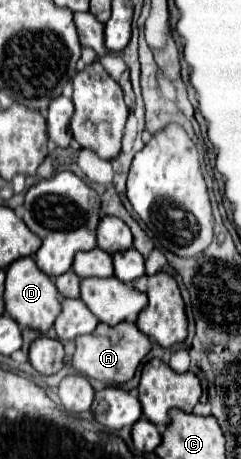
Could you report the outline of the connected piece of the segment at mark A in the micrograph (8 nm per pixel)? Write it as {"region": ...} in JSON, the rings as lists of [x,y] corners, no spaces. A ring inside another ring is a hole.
{"region":[[[127,320],[119,326],[107,326],[101,322],[91,334],[75,338],[75,344],[77,344],[77,350],[71,360],[73,368],[81,376],[95,378],[107,384],[125,384],[127,380],[131,380],[135,376],[137,366],[151,350],[149,338],[143,332],[139,332],[139,328],[133,322],[127,322]]]}

